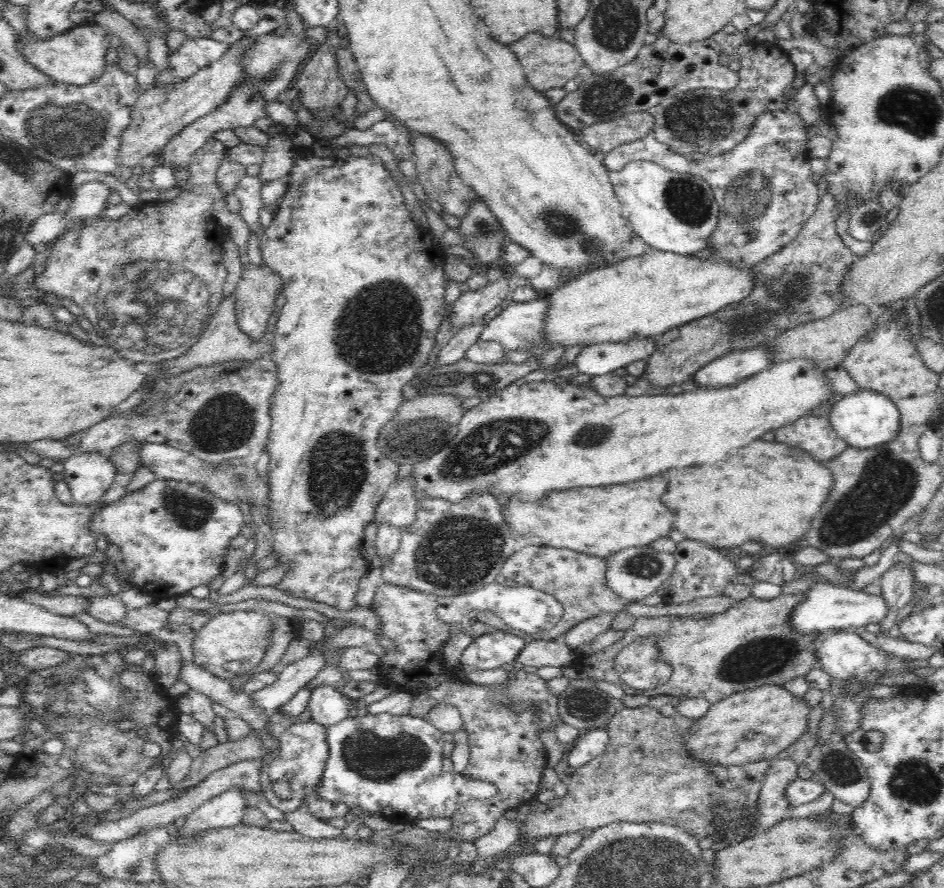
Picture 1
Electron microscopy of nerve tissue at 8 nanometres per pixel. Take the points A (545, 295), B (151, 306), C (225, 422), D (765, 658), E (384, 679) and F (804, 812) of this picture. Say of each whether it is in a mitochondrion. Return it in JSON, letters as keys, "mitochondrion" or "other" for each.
{"A":"other","B":"mitochondrion","C":"mitochondrion","D":"mitochondrion","E":"other","F":"other"}

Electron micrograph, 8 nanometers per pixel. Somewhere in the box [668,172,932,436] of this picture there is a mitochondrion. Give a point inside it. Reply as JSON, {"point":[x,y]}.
{"point":[785,293]}

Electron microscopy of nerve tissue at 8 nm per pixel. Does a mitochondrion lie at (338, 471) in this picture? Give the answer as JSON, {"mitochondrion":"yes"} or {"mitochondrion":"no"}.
{"mitochondrion":"yes"}

